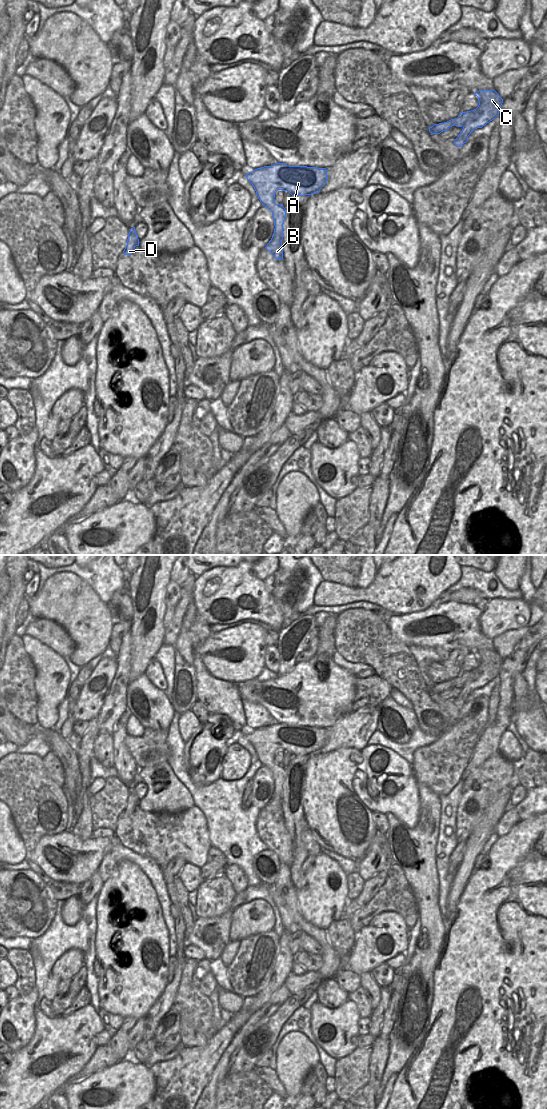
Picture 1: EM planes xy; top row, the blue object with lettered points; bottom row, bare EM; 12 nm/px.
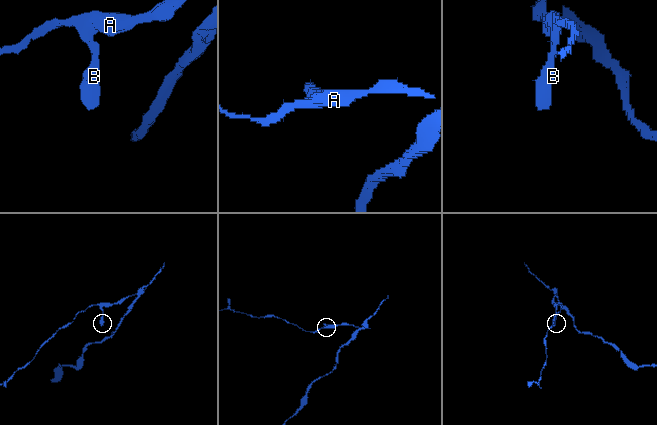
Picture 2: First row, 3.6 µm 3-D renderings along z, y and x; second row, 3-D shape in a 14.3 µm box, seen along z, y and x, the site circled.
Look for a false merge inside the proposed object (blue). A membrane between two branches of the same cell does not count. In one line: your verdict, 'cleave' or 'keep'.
cleave

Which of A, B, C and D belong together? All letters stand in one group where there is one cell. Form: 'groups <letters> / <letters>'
groups A B D / C

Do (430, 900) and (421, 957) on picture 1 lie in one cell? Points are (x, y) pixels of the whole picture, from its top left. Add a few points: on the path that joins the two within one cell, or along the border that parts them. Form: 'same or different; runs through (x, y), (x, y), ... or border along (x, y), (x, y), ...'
same; runs through (430, 914), (431, 943)

